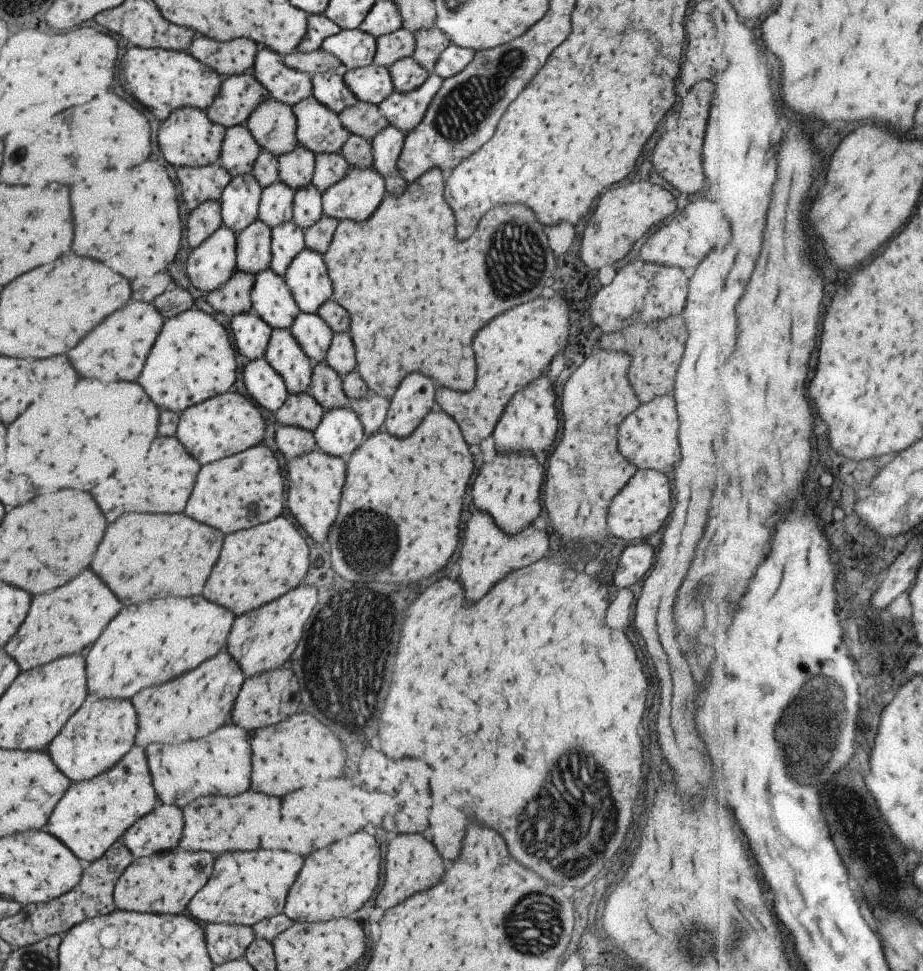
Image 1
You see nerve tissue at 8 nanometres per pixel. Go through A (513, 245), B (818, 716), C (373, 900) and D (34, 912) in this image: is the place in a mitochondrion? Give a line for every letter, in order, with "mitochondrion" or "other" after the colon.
A: mitochondrion
B: mitochondrion
C: other
D: other

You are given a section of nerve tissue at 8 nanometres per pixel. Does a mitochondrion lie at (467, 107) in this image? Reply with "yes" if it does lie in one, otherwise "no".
yes

